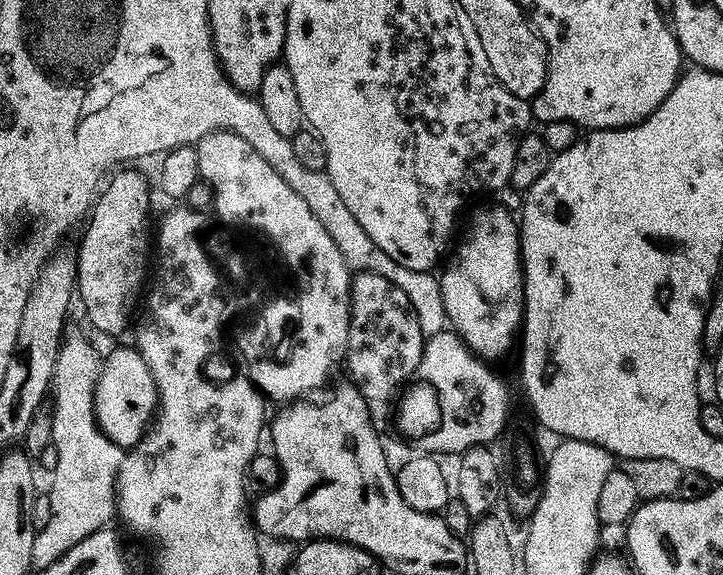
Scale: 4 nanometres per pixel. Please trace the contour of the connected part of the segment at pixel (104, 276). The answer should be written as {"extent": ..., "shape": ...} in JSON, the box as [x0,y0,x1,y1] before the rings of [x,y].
{"extent":[78,170,152,336],"shape":[[[132,170],[117,171],[111,177],[112,185],[110,180],[103,189],[86,224],[88,233],[84,236],[84,246],[78,251],[78,300],[88,311],[89,322],[104,336],[120,336],[128,327],[133,327],[132,315],[135,312],[137,315],[150,276],[148,211],[152,208],[152,192],[142,173],[128,171]]]}

